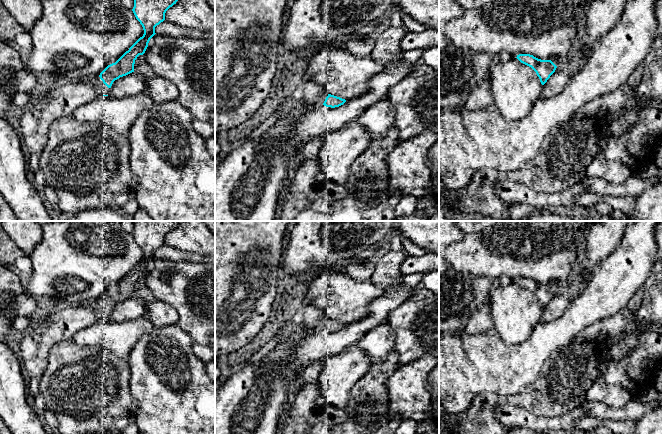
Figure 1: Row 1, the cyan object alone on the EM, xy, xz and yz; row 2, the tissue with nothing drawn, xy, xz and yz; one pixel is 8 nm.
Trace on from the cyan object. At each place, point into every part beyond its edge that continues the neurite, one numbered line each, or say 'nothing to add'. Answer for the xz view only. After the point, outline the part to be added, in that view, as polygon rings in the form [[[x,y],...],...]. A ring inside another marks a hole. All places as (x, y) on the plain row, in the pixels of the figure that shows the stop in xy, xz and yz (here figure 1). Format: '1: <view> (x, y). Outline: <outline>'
1: xz (314, 318). Outline: [[[310,304],[304,308],[303,322],[298,326],[304,331],[317,331],[323,329],[328,318],[325,311]]]

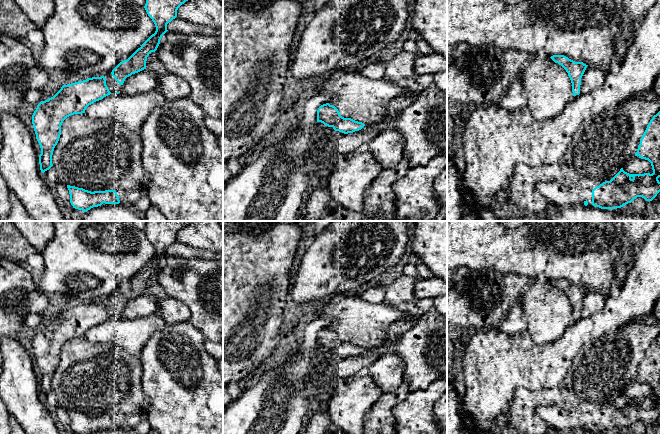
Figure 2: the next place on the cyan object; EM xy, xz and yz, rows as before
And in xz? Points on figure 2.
nothing to add

